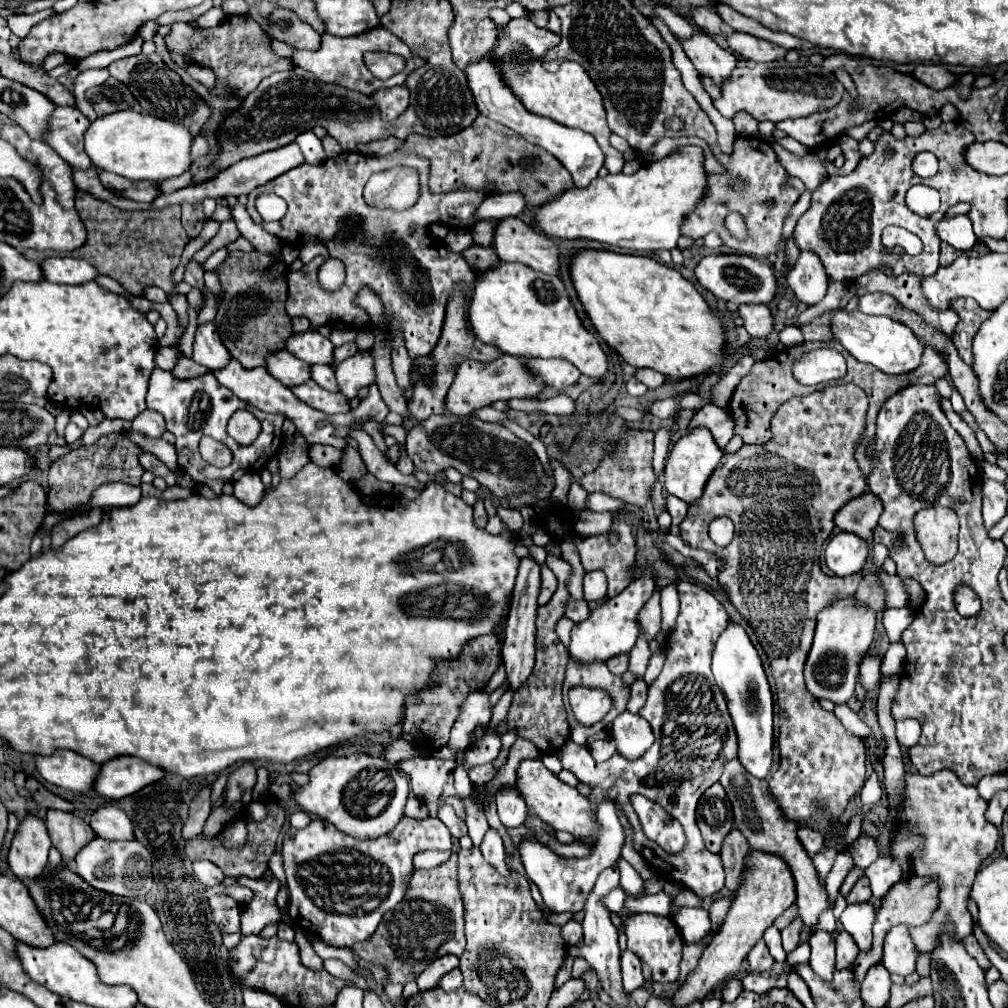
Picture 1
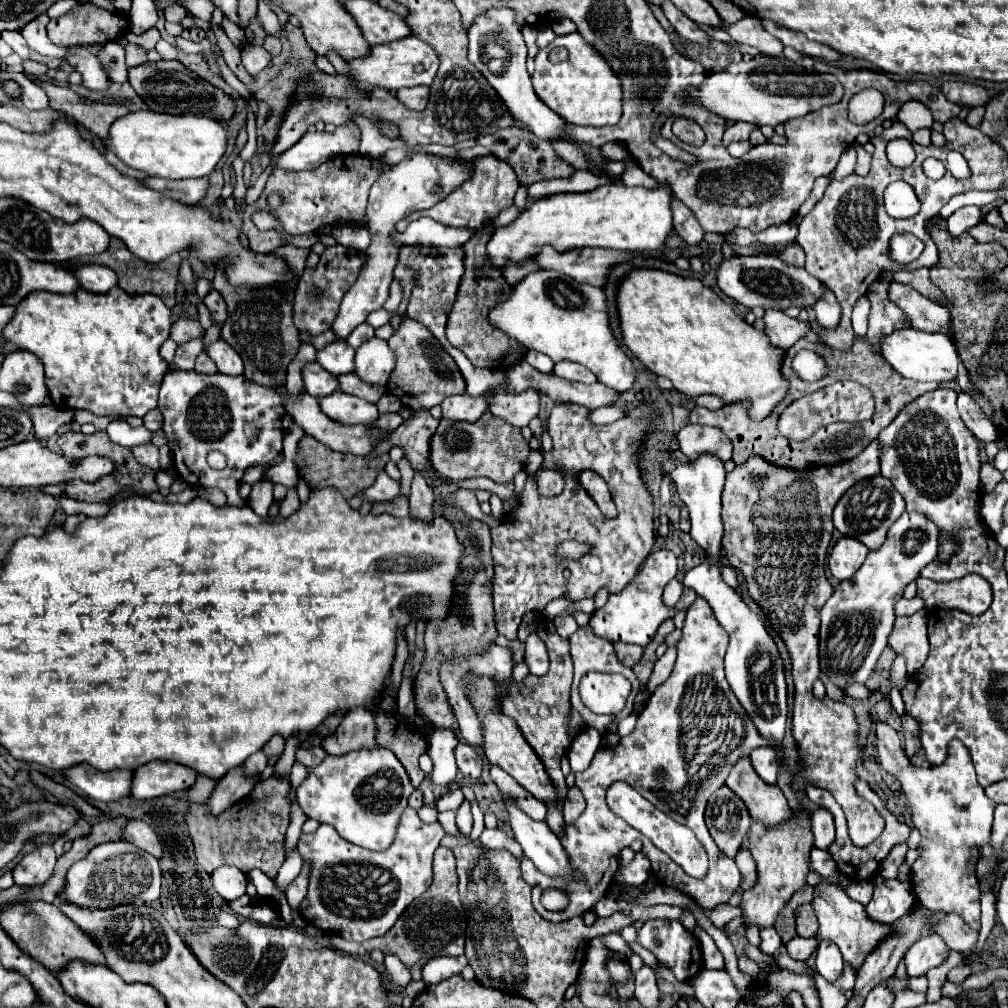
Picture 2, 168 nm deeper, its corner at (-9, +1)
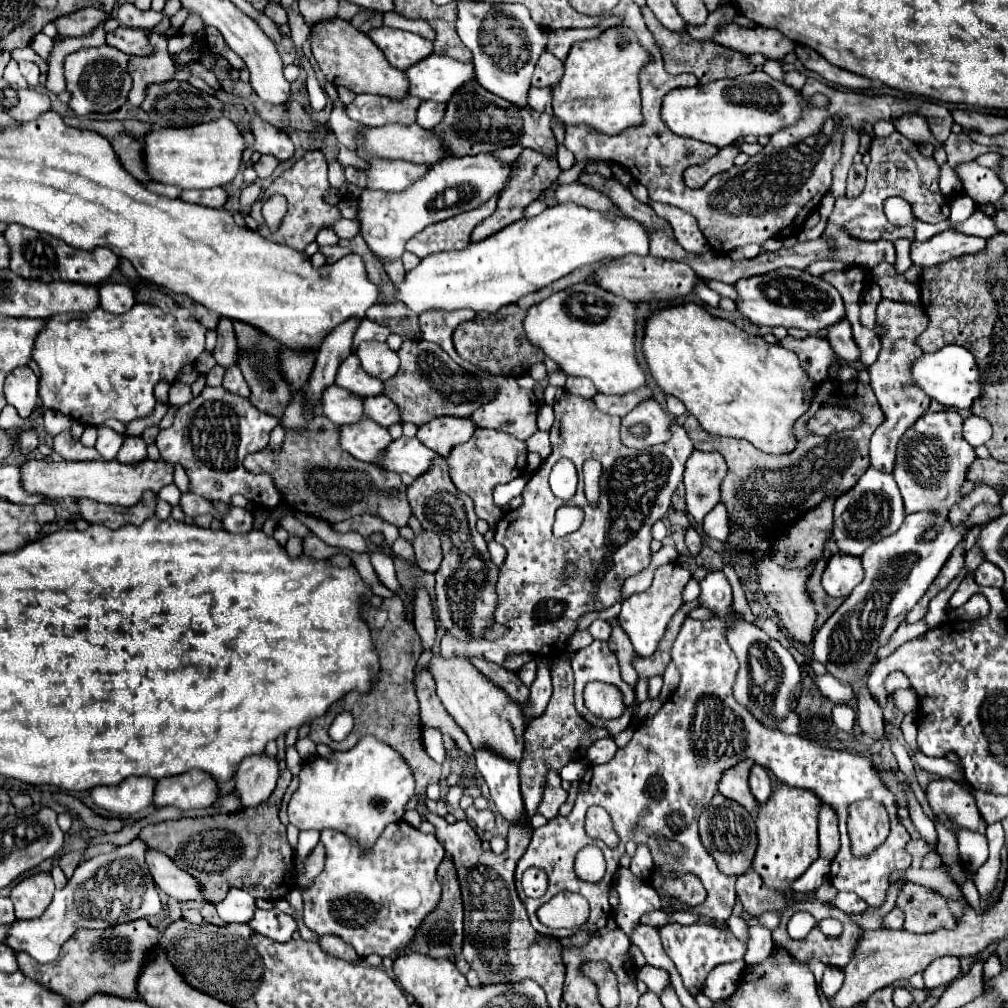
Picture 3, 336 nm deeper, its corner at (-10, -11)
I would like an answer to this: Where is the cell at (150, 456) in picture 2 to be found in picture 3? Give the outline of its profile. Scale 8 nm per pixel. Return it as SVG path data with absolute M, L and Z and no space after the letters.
M126 436L118 456L116 456L120 462L126 462L126 464L134 464L134 462L142 462L148 458L146 454L146 444L144 440L138 436L138 438L132 438L132 436Z

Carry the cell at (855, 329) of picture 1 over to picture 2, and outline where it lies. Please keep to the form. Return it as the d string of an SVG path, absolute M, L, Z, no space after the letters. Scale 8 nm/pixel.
M915 328L893 332L891 336L883 338L881 354L891 364L891 368L897 370L903 378L911 378L919 382L951 382L957 378L959 356L957 356L955 344L949 336L939 334L939 332L929 334Z

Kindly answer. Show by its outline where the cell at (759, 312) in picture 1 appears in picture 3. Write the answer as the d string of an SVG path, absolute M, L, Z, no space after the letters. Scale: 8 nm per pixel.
M786 336L786 338L778 340L778 344L792 350L794 354L798 354L802 368L806 368L806 372L816 382L828 380L828 366L836 360L836 354L830 348L826 338L820 338L820 336L806 336L806 338Z

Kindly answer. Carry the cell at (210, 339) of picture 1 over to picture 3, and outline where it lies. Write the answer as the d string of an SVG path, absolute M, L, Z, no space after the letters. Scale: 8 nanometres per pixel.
M230 366L224 374L224 380L222 380L222 386L228 390L228 392L234 392L234 394L240 394L240 396L250 396L250 388L242 376L242 372L236 368L236 366Z

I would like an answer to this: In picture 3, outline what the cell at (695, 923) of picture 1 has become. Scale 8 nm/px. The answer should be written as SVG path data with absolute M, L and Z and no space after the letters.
M718 964L718 968L714 968L704 984L704 994L716 1002L720 998L730 998L734 994L734 990L738 988L738 984L742 982L742 972L744 972L746 964Z

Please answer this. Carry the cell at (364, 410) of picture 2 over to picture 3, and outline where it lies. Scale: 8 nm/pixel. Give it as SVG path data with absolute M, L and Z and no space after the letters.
M370 418L358 420L358 424L340 426L340 444L342 448L358 460L374 462L378 460L380 450L392 442L392 436L386 428L376 424Z

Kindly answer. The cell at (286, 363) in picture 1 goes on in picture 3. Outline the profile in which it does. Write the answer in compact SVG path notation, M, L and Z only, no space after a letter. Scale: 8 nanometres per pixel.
M336 384L326 388L326 392L322 392L320 408L322 414L330 418L334 424L352 424L364 416L362 398Z

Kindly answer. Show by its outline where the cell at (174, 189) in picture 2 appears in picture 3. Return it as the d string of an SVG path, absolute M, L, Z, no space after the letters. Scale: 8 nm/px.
M216 186L216 188L210 188L210 190L202 190L198 204L208 206L208 208L222 208L226 198L228 198L228 194L224 192L224 188Z

